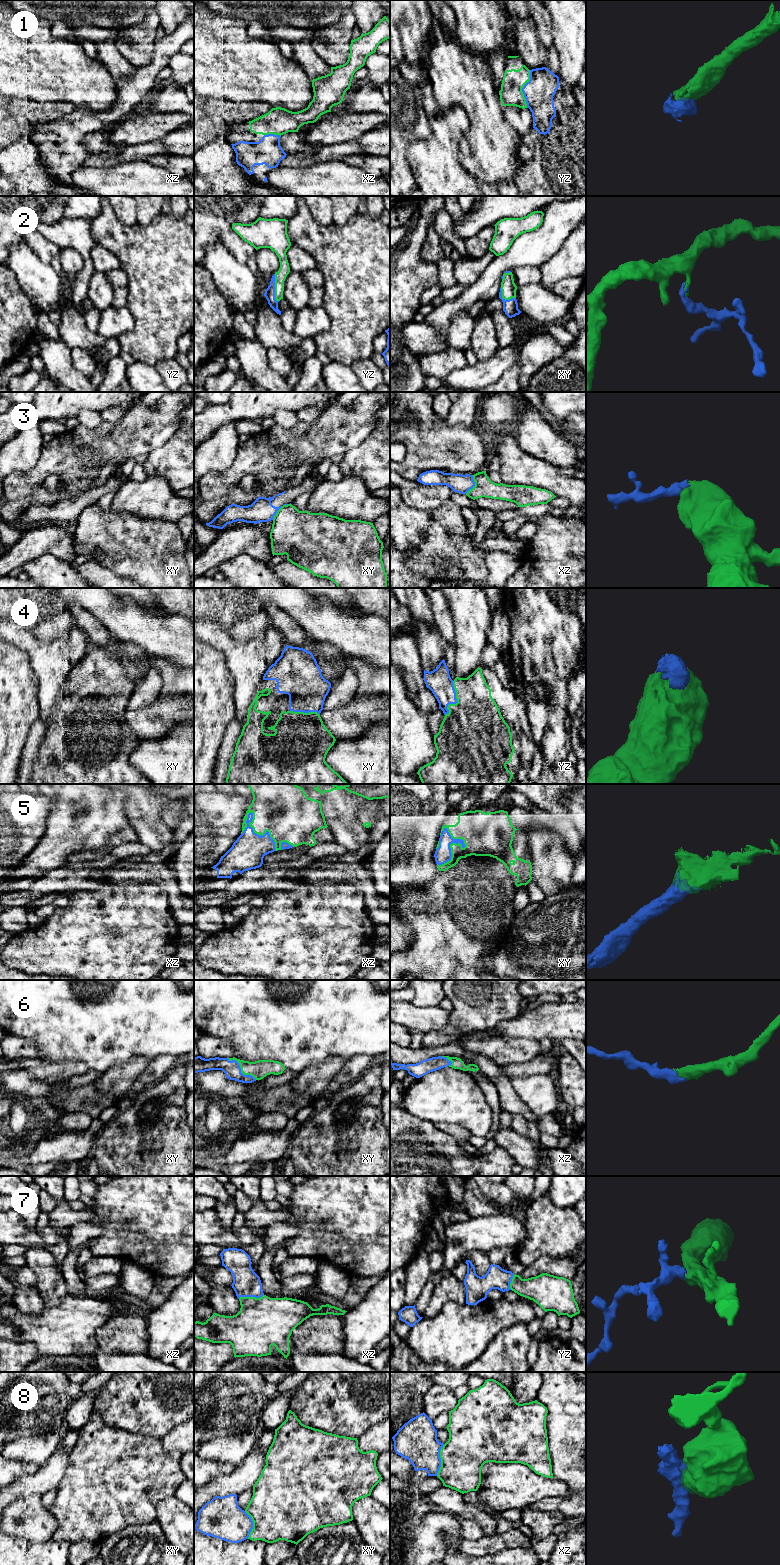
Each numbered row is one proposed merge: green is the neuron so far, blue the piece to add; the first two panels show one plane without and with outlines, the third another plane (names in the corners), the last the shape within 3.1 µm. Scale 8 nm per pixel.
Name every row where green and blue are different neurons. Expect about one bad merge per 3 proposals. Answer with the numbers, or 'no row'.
3, 8

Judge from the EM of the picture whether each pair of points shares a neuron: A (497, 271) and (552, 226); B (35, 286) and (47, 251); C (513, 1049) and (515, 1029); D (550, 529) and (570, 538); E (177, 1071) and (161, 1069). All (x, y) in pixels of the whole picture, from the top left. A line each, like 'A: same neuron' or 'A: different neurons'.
A: same neuron
B: different neurons
C: different neurons
D: same neuron
E: different neurons

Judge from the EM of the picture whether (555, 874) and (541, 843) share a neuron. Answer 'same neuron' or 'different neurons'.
same neuron

